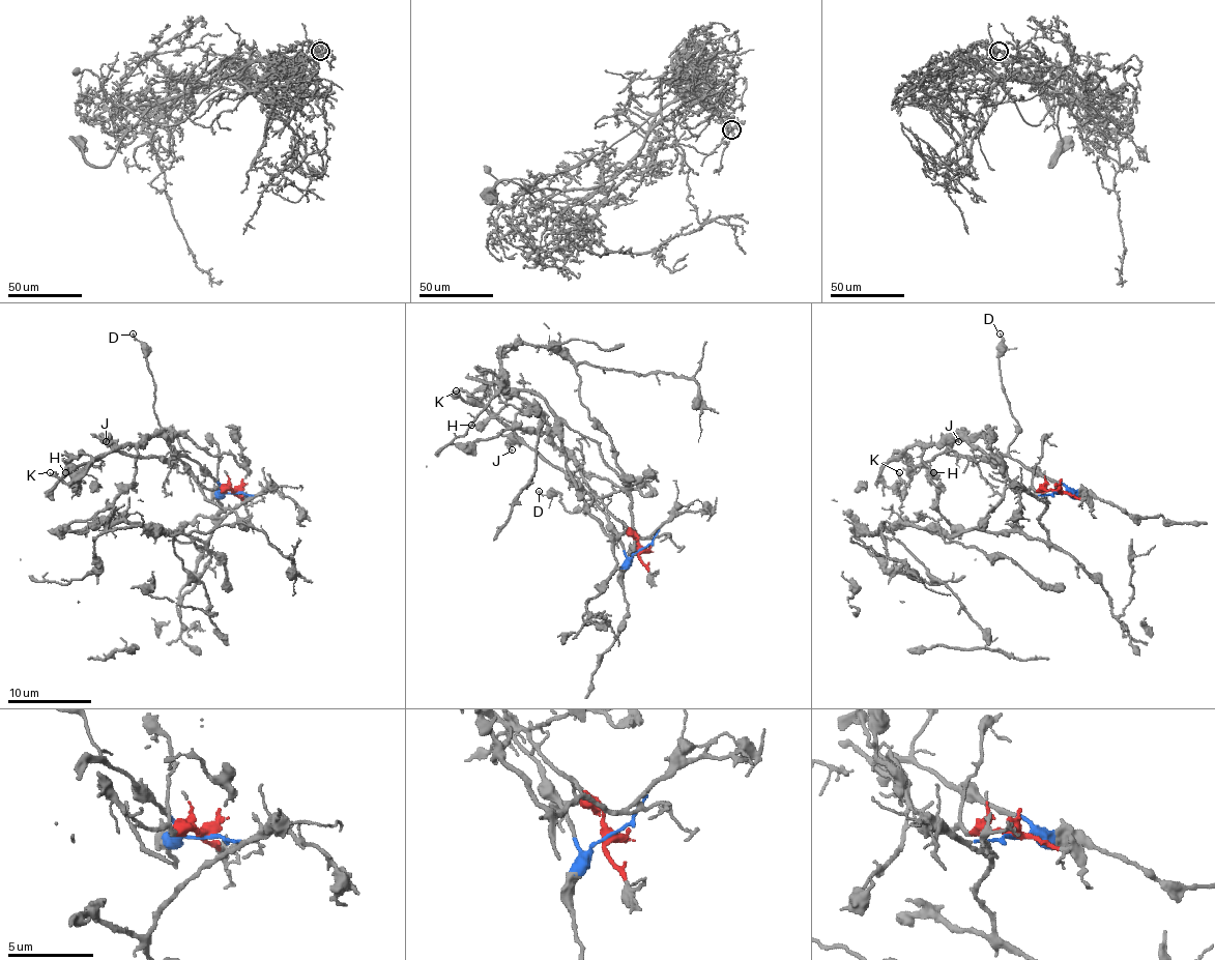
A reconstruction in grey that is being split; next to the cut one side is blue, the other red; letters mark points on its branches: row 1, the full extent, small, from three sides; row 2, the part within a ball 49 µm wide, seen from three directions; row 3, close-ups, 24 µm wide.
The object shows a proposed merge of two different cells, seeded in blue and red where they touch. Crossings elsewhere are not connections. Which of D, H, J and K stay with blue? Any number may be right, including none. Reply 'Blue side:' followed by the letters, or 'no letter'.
Blue side: D

